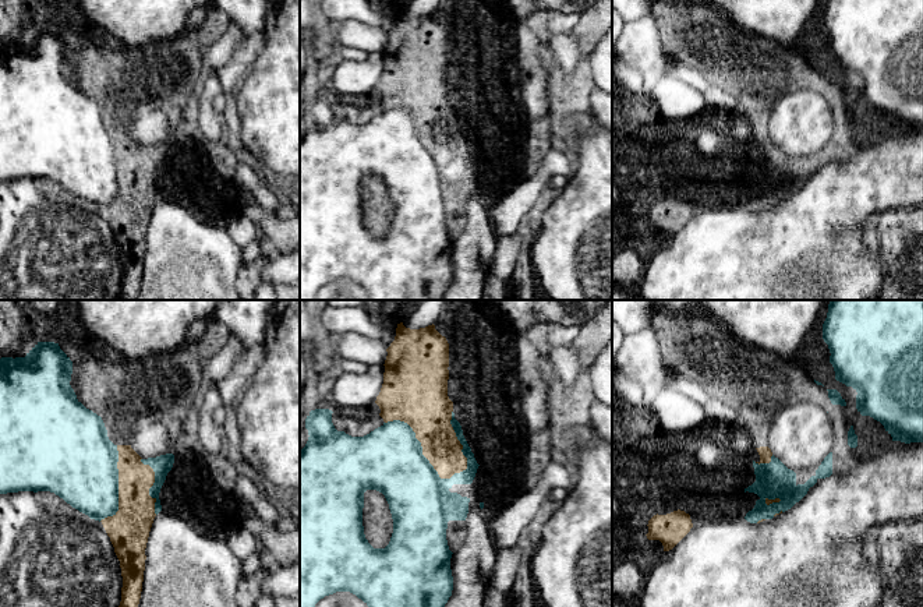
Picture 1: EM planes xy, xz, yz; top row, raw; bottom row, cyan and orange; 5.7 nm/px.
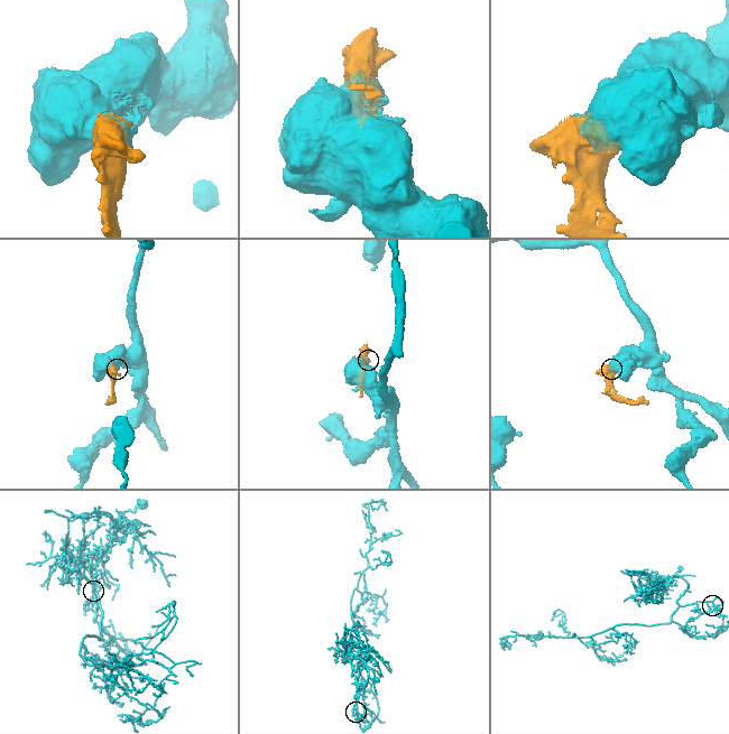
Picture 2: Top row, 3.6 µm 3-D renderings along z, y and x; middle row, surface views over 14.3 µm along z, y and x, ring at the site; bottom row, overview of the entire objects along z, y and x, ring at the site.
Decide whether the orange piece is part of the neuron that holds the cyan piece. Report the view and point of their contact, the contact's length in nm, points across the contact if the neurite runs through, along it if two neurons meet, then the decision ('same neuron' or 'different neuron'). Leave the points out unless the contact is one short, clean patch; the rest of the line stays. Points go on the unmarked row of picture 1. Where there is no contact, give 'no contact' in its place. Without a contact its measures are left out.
xz (421, 141) | 550 nm | different neuron

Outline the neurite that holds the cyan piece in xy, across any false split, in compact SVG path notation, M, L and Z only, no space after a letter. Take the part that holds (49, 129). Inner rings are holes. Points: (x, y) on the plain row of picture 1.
M38 29L25 45L0 46L0 181L18 179L50 179L63 186L73 195L88 202L91 207L102 208L116 202L119 198L119 138L109 124L100 103L86 96L78 87L70 73L73 61L73 49L54 29Z

